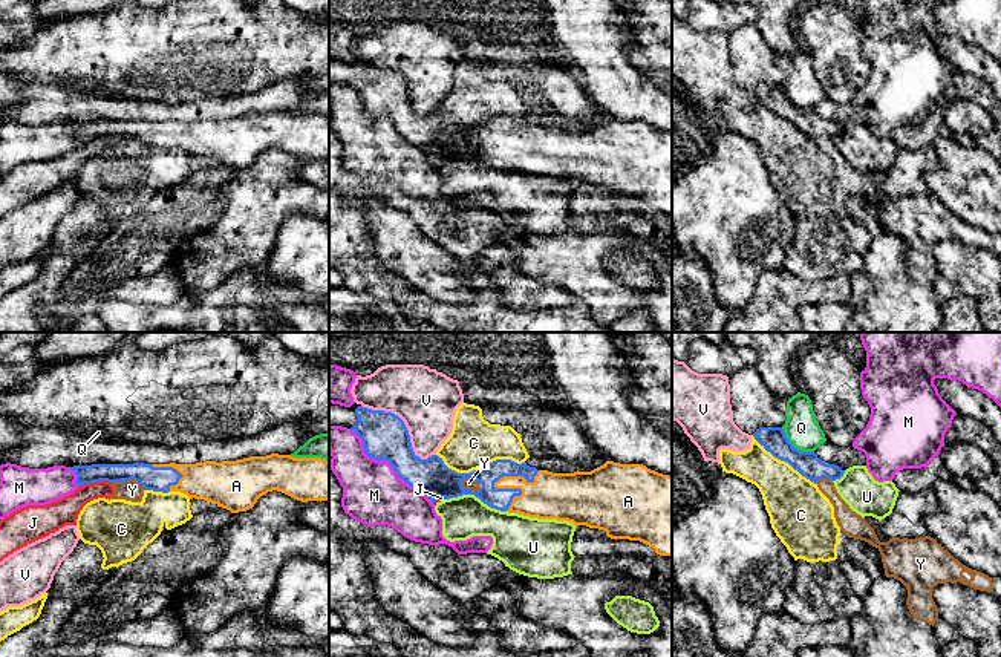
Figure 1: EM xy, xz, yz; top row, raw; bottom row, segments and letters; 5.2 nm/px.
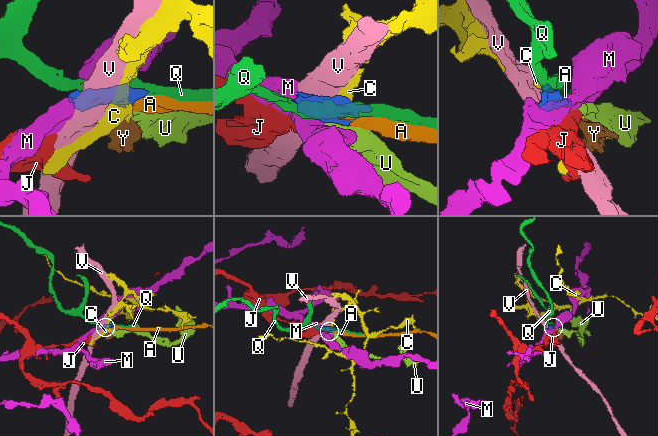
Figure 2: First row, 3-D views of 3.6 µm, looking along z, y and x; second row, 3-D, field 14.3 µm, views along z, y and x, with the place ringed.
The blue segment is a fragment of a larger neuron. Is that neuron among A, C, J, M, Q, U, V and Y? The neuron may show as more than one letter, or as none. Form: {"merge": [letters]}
{"merge": ["A"]}

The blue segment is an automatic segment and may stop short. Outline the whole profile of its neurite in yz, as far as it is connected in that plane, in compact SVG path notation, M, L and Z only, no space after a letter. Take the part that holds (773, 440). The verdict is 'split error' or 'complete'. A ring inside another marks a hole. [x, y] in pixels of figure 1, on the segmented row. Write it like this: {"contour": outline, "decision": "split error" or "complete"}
{"contour": "M759 427L753 436L774 458L788 463L814 484L822 478L831 481L840 479L845 473L845 470L836 464L825 464L814 452L800 452L794 449L782 427Z", "decision": "complete"}

